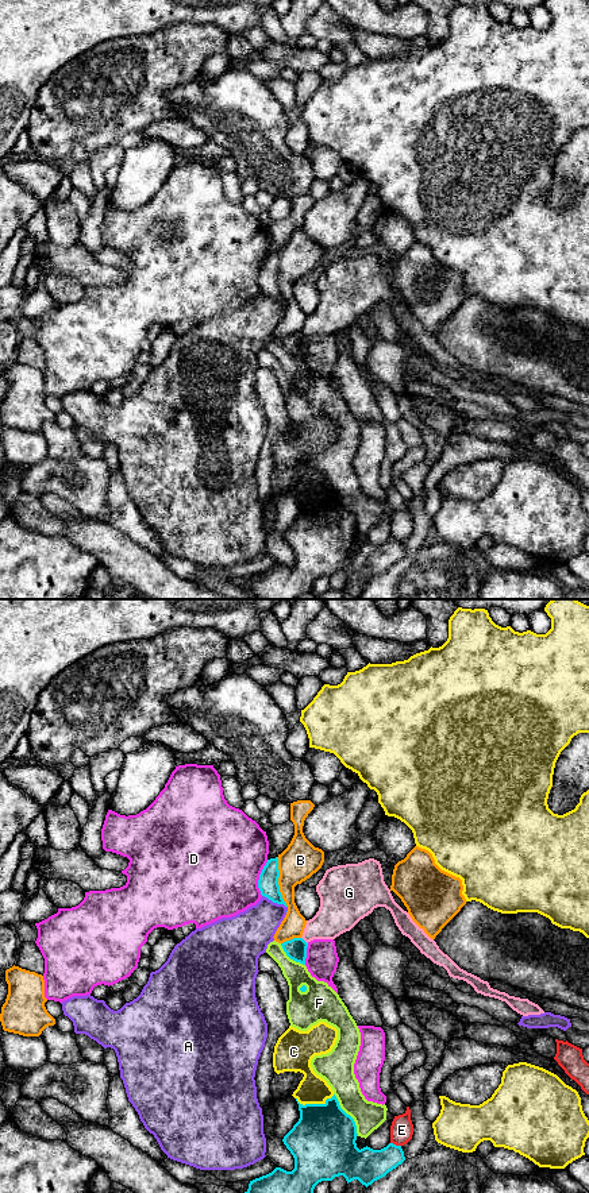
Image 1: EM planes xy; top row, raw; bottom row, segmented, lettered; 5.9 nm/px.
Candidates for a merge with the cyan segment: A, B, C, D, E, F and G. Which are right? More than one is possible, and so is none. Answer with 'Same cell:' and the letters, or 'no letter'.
Same cell: no letter

